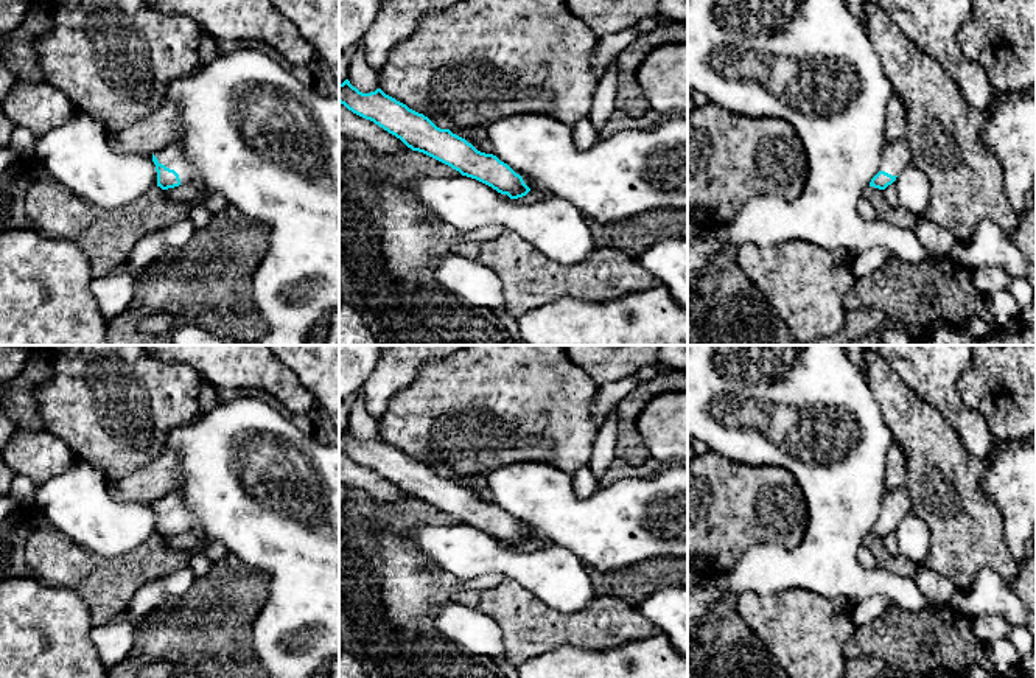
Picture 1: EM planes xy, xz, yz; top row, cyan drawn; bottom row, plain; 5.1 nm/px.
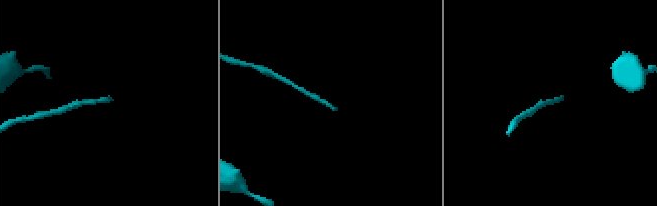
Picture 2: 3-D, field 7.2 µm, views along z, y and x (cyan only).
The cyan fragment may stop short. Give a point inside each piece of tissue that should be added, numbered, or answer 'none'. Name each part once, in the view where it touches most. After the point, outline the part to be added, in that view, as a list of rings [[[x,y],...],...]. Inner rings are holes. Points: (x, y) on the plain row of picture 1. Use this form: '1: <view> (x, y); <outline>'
1: xy (171, 504); [[[177,490],[159,498],[154,504],[157,505],[159,512],[174,518],[179,522],[180,532],[198,530],[198,521],[185,508],[182,495]]]

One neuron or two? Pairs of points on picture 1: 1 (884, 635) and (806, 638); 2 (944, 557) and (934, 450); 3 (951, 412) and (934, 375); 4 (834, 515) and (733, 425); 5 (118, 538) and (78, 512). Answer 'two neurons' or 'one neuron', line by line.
1: two neurons
2: one neuron
3: one neuron
4: one neuron
5: one neuron

